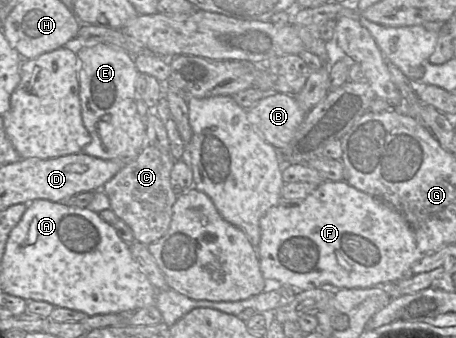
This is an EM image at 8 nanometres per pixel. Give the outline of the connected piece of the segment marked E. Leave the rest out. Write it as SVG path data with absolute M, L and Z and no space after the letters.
M103 43L82 46L76 55L81 116L91 136L91 142L81 152L104 160L120 161L125 164L131 162L147 145L145 120L139 116L136 107L135 82L138 70L133 61L134 57L120 48L113 48Z

